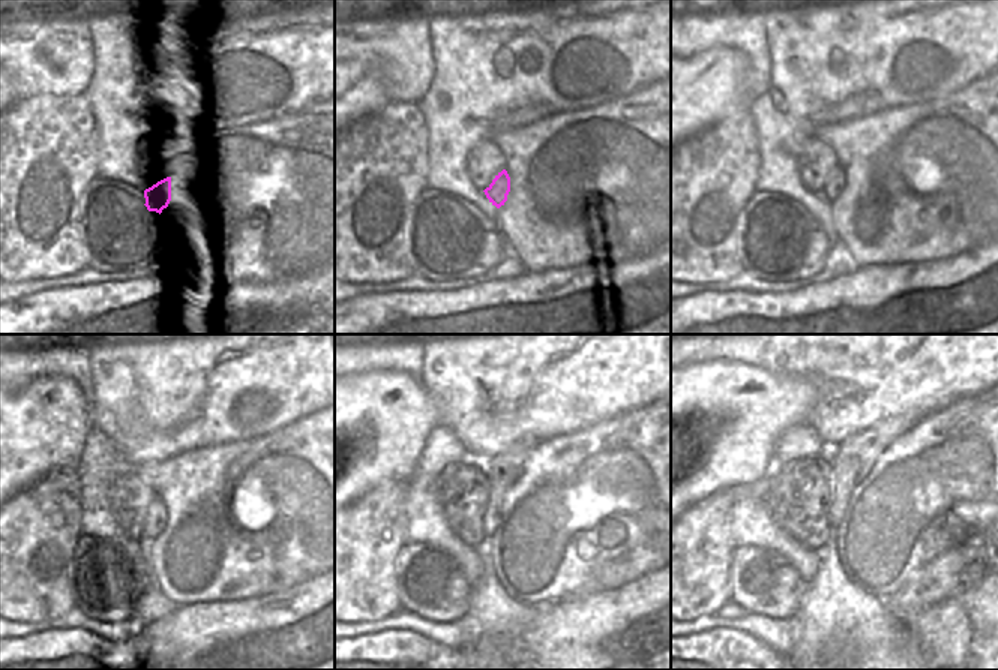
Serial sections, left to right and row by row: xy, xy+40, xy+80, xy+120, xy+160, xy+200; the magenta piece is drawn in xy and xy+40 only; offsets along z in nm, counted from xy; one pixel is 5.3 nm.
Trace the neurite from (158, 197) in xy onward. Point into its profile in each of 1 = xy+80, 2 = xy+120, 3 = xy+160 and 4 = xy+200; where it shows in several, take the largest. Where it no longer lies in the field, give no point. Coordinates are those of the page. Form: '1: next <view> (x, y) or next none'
1: next xy+80 (835, 185)
2: next xy+120 (156, 517)
3: next xy+160 (505, 469)
4: next xy+200 (851, 460)

